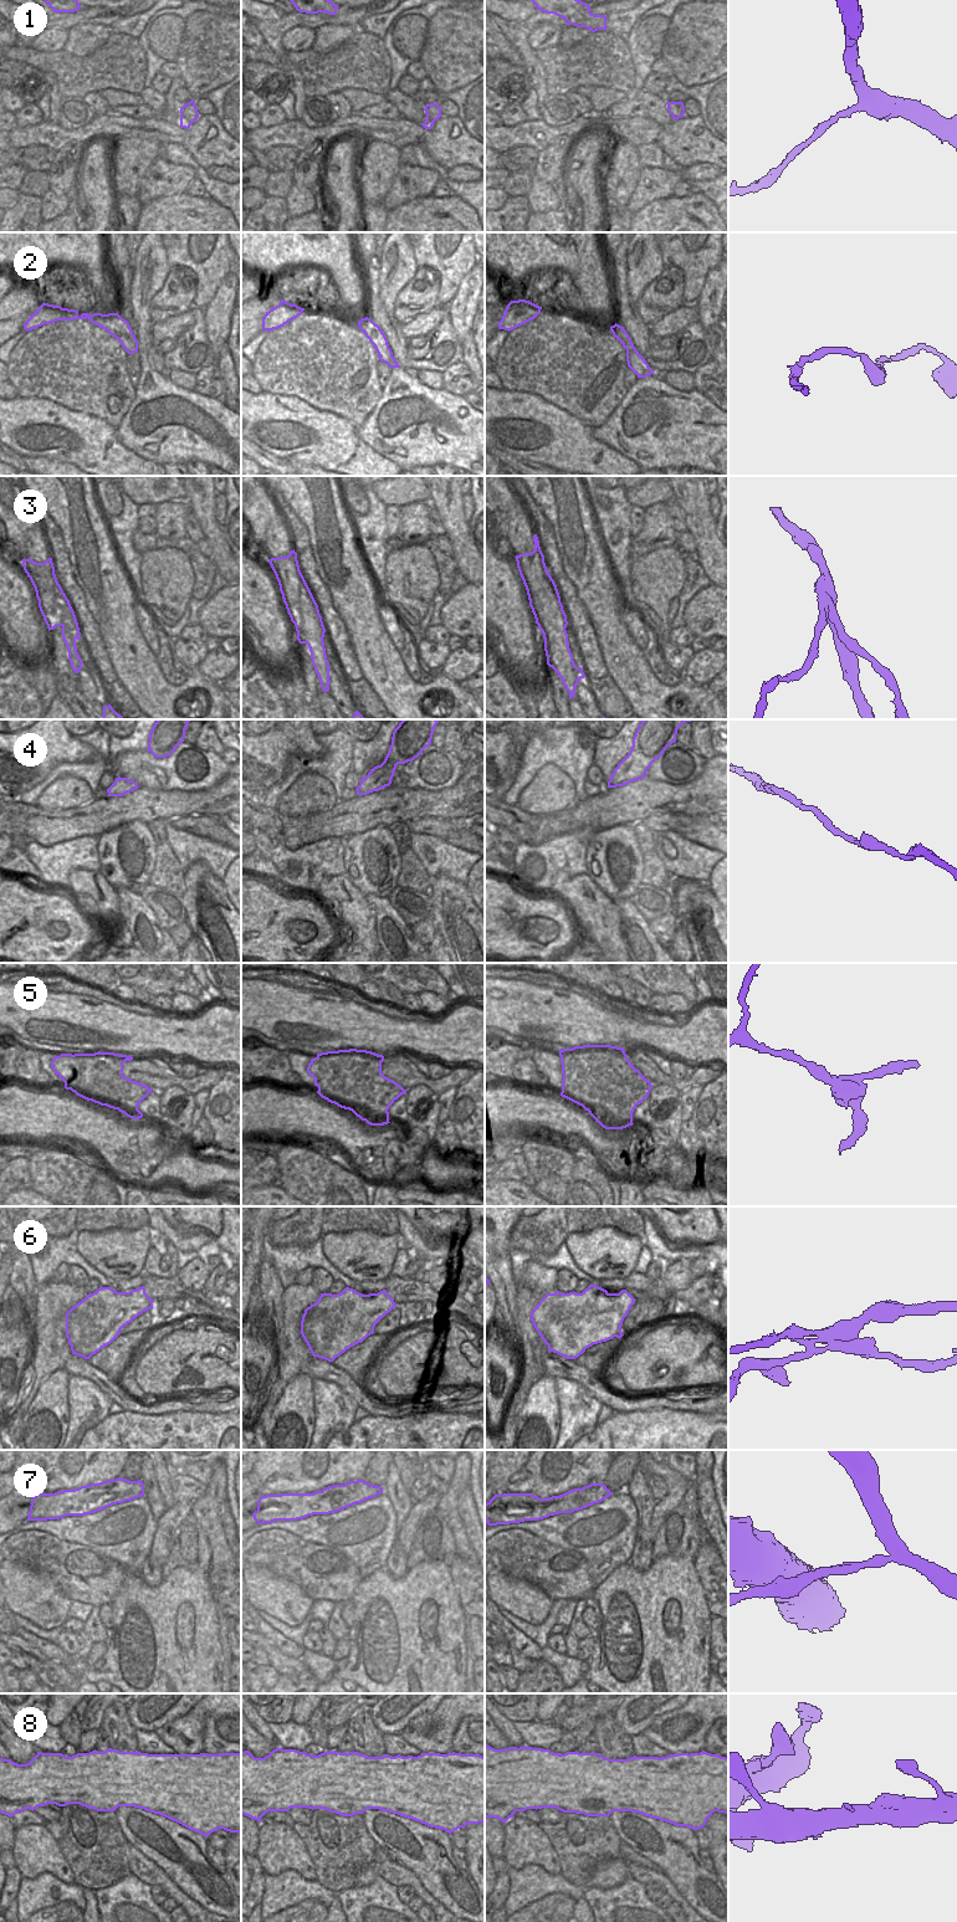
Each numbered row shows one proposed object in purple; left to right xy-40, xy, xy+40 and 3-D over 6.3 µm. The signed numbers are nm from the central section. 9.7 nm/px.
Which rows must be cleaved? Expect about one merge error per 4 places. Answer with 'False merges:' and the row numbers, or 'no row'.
False merges: 3, 5, 6

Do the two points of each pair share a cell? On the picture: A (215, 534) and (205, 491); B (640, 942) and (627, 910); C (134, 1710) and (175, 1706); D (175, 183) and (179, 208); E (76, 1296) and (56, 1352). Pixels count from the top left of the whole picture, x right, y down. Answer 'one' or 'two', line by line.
A: one
B: one
C: one
D: two
E: one

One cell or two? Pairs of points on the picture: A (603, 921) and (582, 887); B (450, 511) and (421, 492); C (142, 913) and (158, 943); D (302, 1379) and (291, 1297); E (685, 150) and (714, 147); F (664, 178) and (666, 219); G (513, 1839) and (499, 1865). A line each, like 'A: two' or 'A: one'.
A: one
B: two
C: one
D: two
E: one
F: two
G: two

